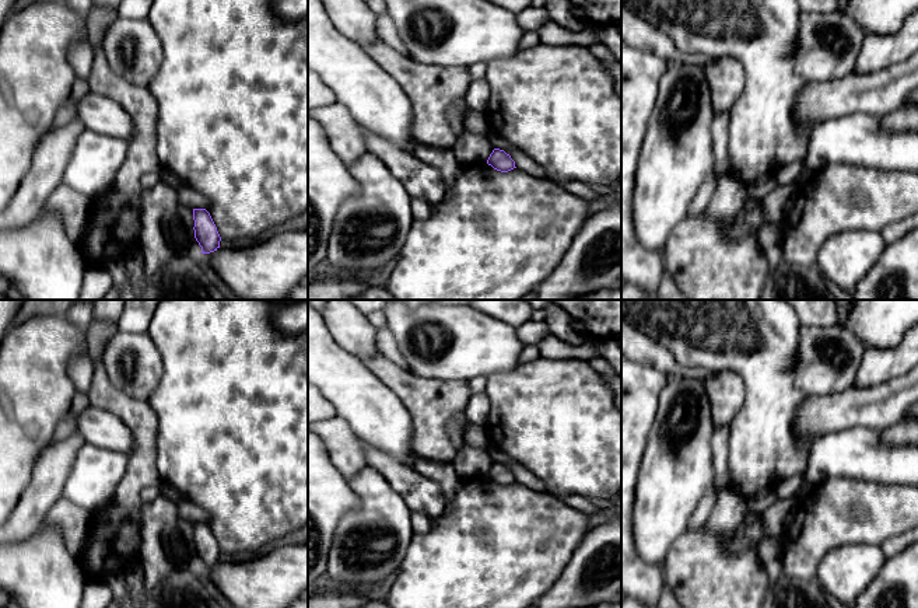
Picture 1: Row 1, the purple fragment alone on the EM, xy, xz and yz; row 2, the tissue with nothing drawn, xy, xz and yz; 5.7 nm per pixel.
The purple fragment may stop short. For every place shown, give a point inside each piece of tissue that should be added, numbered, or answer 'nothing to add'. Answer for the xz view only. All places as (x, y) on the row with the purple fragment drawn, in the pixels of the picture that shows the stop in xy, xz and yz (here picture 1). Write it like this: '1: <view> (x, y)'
nothing to add

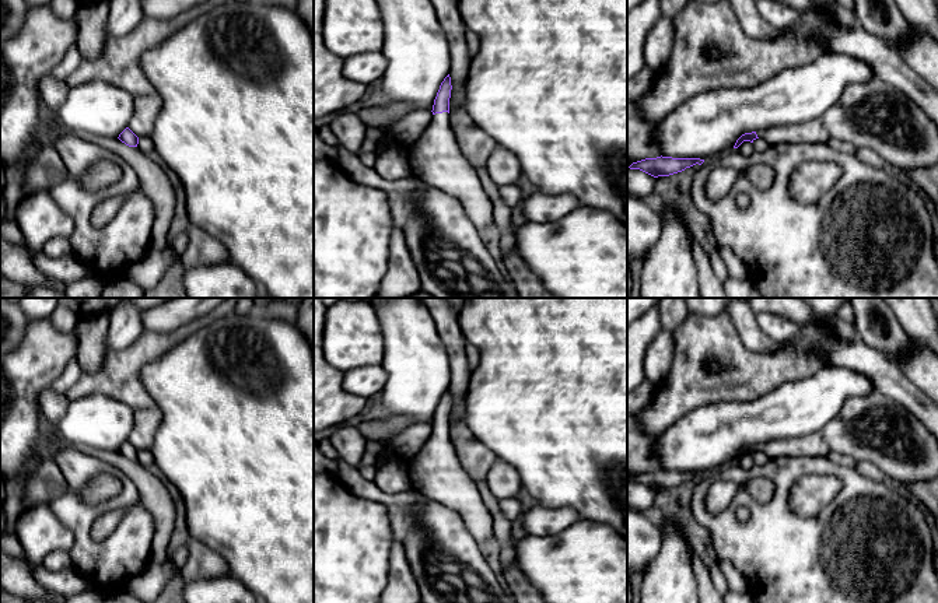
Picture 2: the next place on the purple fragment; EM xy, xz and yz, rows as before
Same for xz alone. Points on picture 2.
1: xz (436, 158)

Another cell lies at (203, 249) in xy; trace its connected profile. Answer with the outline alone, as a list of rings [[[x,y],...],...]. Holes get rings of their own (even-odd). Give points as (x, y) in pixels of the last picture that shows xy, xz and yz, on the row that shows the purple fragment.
[[[189,224],[185,232],[188,234],[189,243],[186,250],[181,255],[183,267],[193,269],[230,262],[227,248],[199,227]]]

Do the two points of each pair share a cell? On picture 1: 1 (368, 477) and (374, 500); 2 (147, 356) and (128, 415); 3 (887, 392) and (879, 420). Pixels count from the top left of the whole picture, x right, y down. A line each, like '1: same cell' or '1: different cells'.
1: same cell
2: different cells
3: same cell

